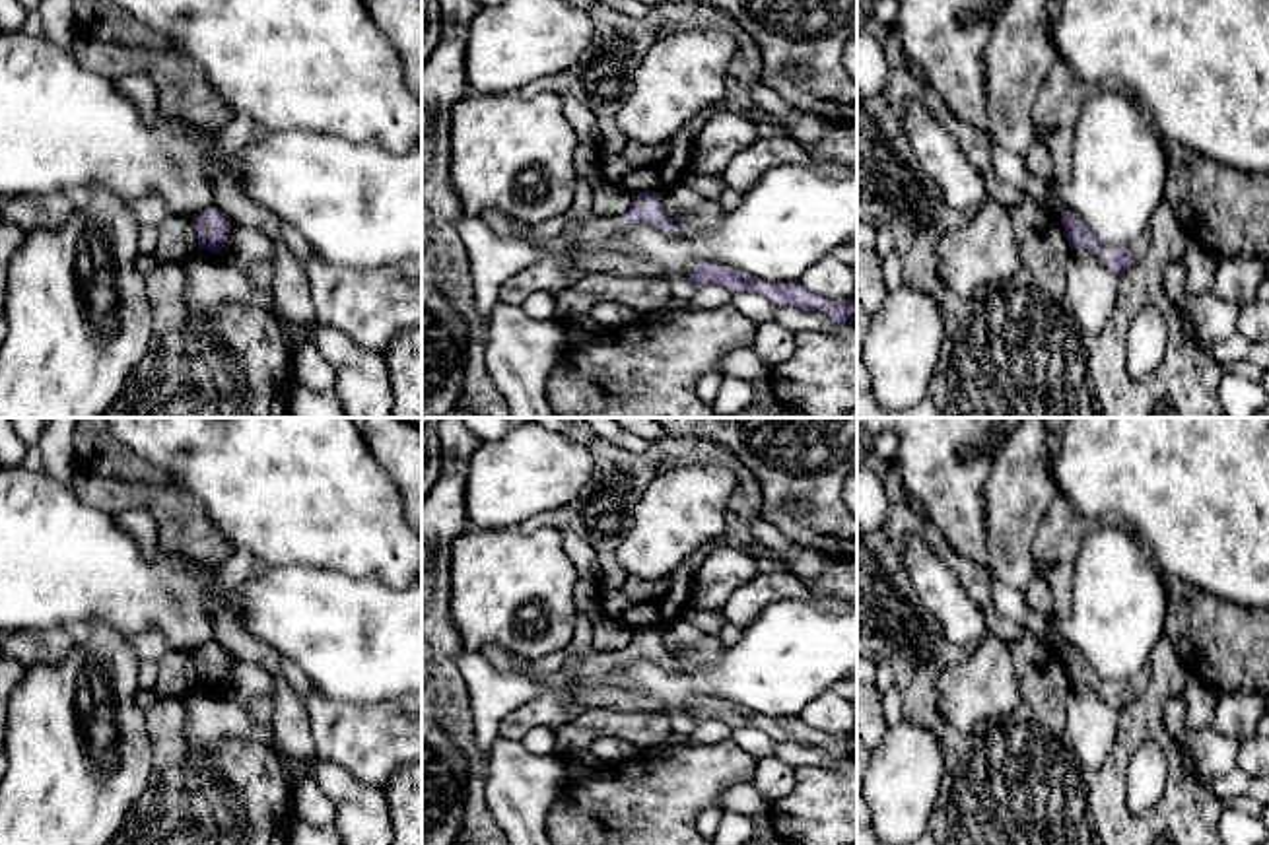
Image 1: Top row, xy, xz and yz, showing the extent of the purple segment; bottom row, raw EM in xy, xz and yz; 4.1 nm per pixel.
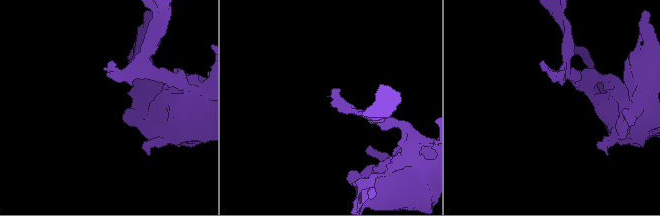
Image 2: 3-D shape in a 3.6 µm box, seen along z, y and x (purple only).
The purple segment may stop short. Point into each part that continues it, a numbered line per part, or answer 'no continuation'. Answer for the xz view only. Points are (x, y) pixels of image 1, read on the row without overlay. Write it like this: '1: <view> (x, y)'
1: xz (595, 669)

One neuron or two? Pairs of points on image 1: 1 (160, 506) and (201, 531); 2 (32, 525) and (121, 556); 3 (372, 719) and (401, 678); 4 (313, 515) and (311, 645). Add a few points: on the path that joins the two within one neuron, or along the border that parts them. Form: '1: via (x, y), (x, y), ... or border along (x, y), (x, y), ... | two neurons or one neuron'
1: via (170, 507), (191, 529) | one neuron
2: via (53, 546), (63, 556), (100, 556) | one neuron
3: border along (401, 696), (376, 704), (342, 704), (339, 700) | two neurons
4: border along (267, 568), (321, 566), (358, 579) | two neurons

